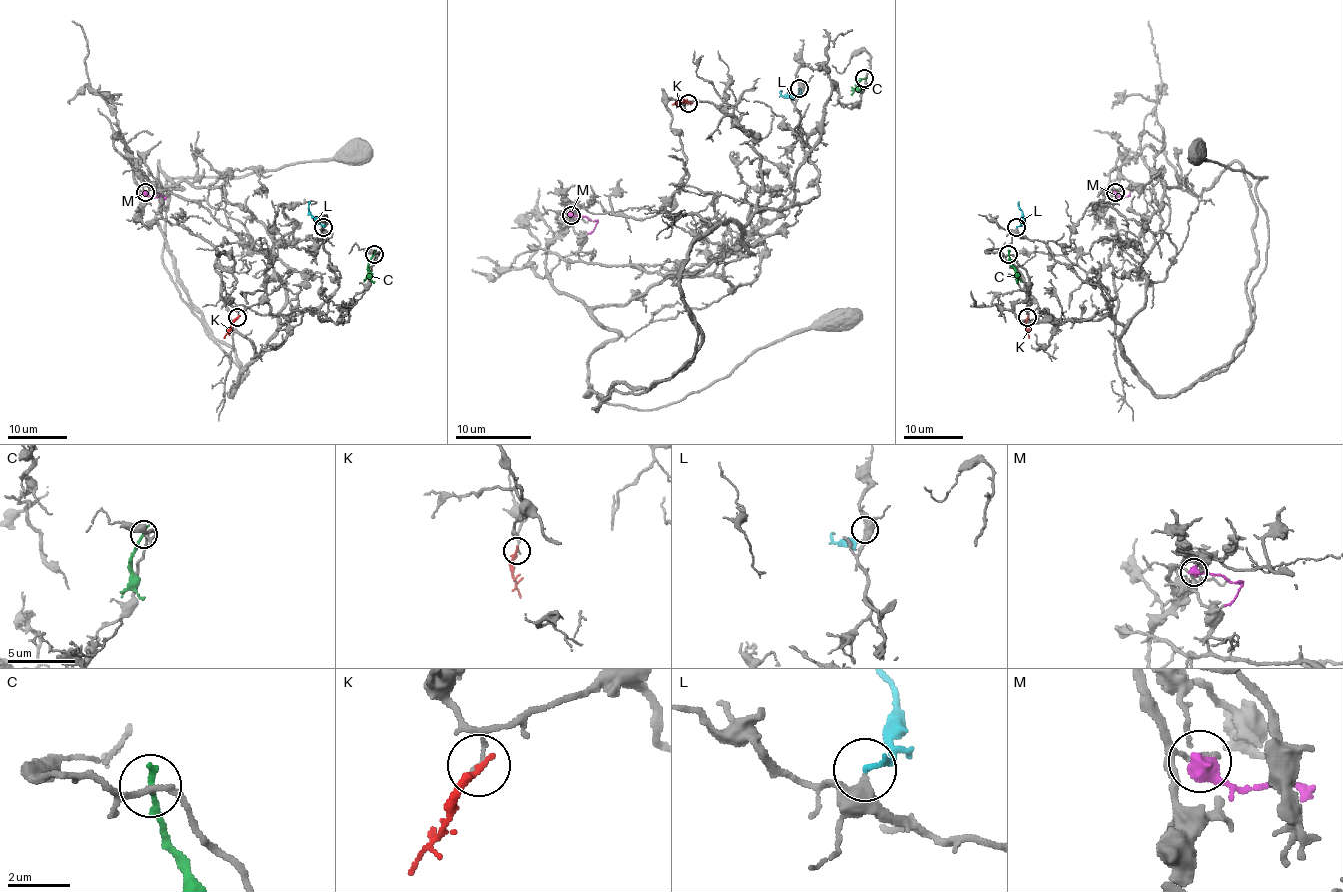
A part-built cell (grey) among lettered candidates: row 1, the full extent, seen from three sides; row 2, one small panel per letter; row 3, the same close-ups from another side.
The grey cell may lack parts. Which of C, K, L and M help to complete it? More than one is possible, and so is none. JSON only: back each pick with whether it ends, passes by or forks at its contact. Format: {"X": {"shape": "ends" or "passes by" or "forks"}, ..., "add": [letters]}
{"L": {"shape": "ends"}, "add": ["L"]}

